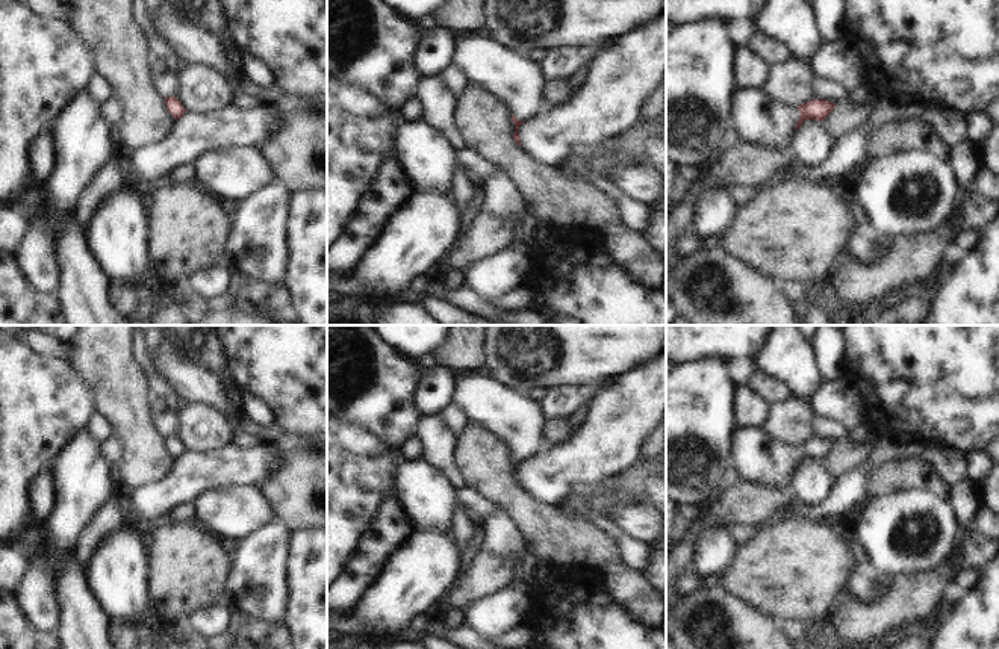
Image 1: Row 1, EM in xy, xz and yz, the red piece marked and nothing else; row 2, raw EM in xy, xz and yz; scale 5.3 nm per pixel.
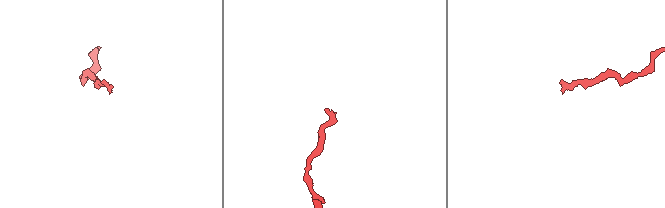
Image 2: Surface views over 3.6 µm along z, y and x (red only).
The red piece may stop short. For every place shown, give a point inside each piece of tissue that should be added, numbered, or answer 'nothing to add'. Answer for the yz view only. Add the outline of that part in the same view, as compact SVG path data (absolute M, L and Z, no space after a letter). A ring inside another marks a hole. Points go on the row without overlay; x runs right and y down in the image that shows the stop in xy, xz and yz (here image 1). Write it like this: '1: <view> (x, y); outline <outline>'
1: yz (759, 457); outline M736 427L730 457L740 481L773 484L795 475L799 449L775 439L766 428Z

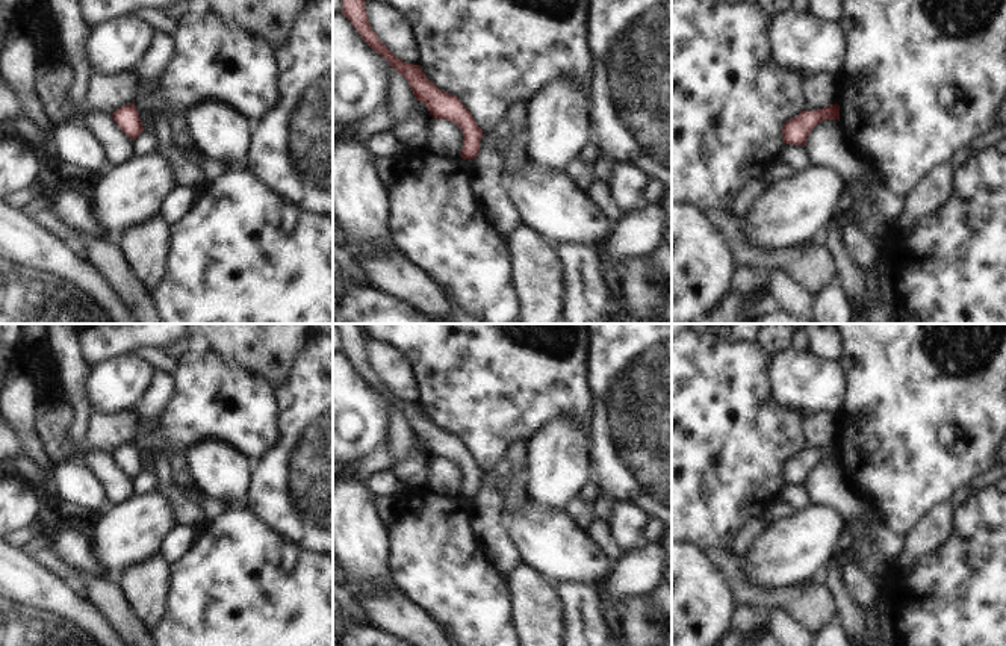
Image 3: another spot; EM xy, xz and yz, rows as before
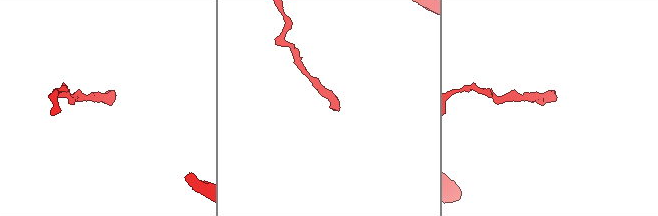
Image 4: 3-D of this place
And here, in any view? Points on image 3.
nothing to add

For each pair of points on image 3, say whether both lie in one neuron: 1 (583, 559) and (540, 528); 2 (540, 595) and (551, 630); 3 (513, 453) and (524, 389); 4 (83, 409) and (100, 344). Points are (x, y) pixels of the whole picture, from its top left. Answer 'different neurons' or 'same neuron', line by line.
1: same neuron
2: same neuron
3: different neurons
4: different neurons

